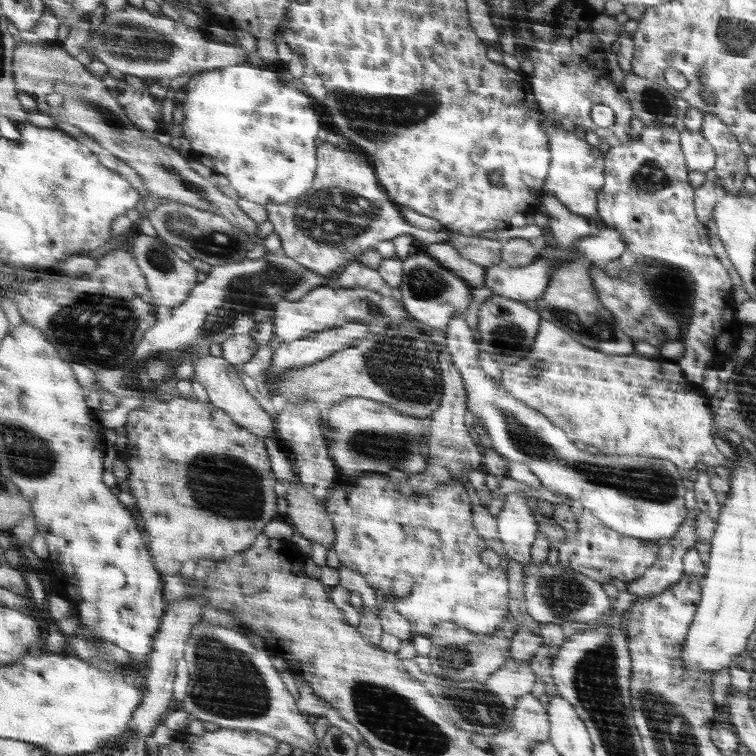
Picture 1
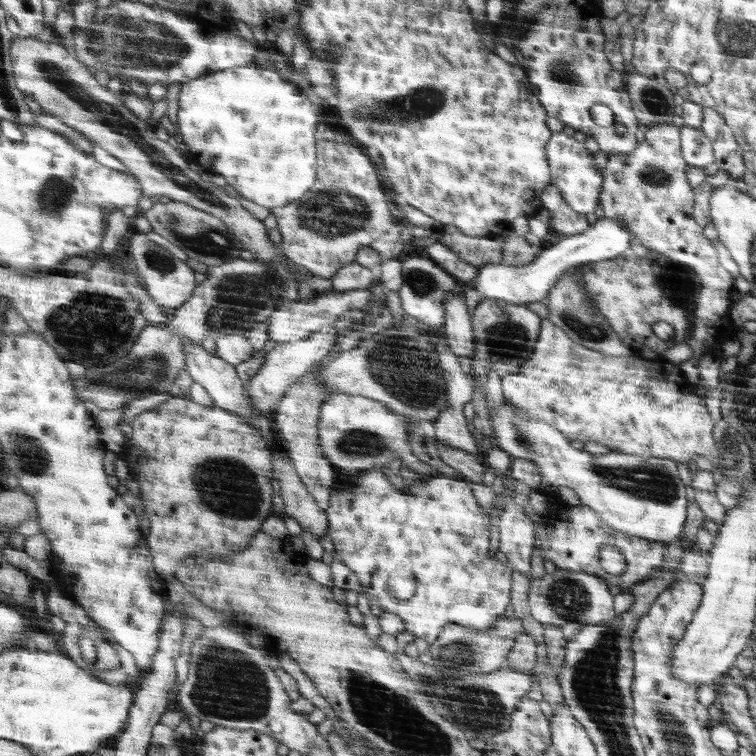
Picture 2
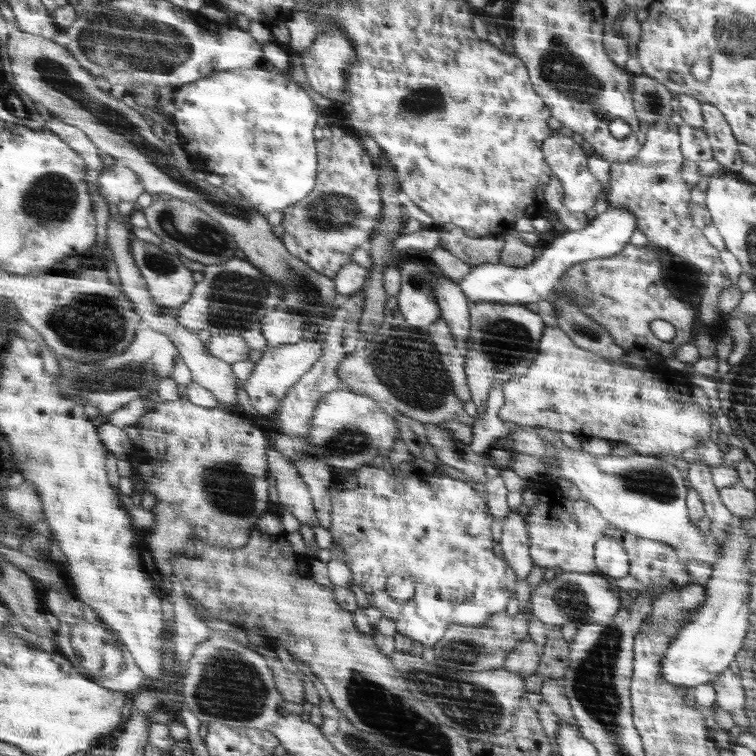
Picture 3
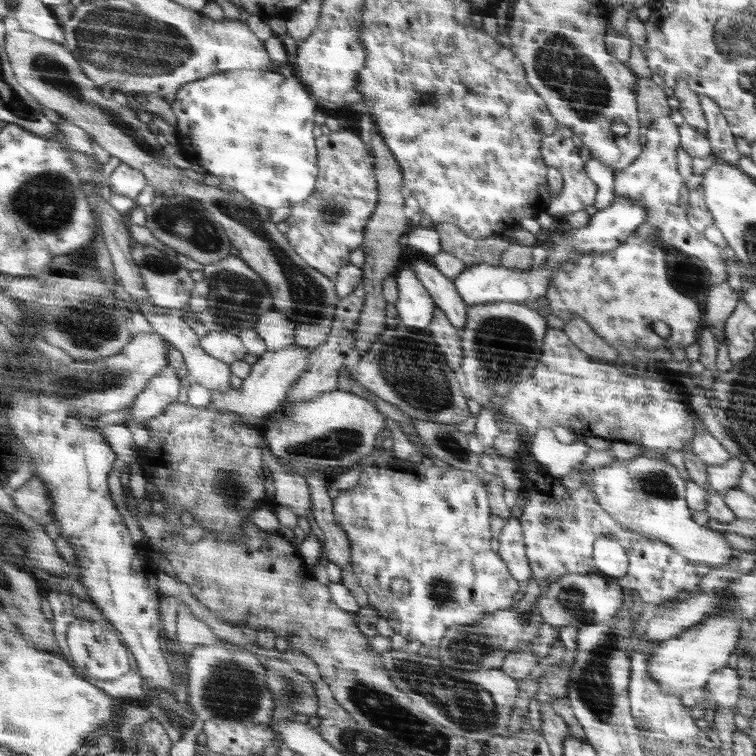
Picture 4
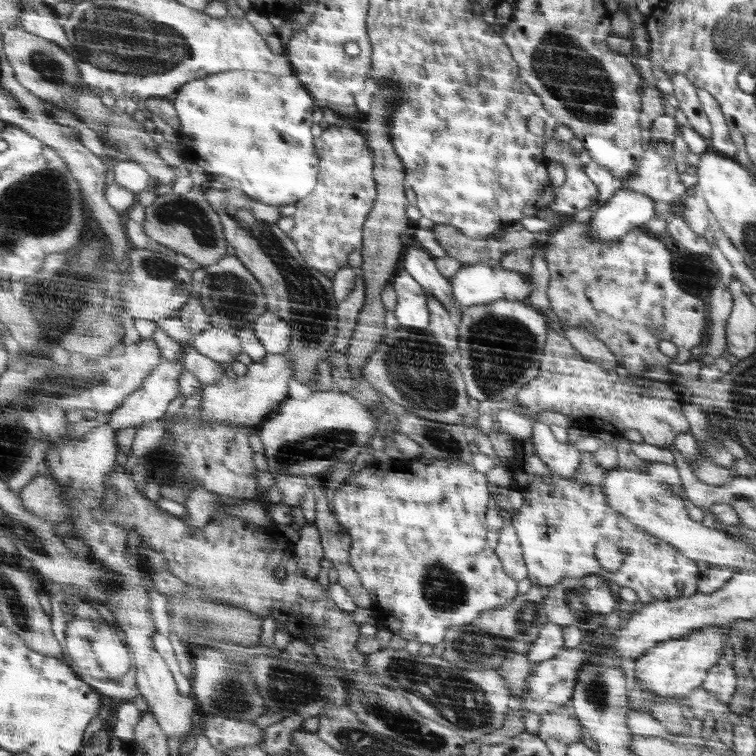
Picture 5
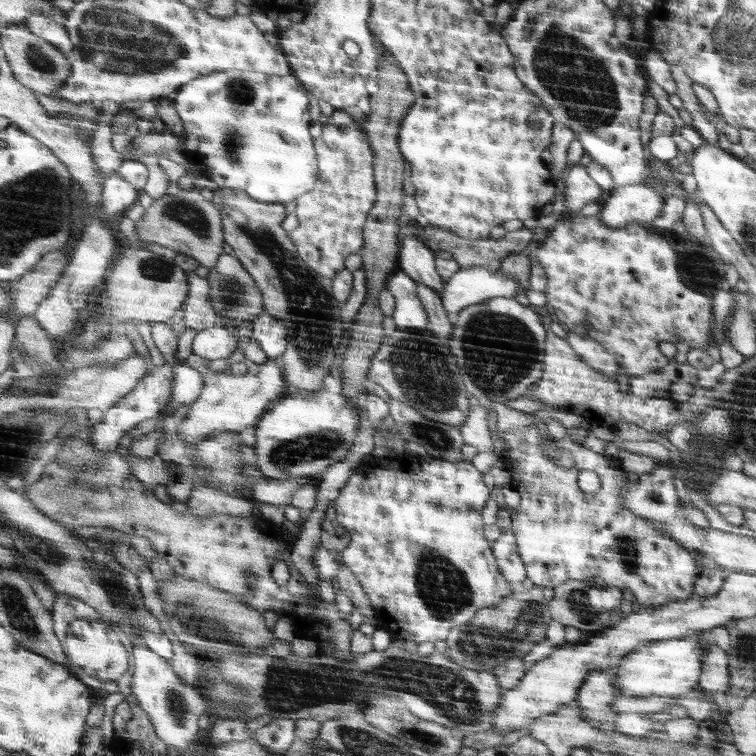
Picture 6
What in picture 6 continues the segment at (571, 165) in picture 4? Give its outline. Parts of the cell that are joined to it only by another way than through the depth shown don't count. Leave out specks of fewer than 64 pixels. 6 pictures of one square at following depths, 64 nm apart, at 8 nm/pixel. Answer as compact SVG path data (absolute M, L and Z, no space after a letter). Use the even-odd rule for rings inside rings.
M572 164L564 183L566 214L578 213L583 206L594 203L598 196L602 196L600 186L586 174L582 165Z

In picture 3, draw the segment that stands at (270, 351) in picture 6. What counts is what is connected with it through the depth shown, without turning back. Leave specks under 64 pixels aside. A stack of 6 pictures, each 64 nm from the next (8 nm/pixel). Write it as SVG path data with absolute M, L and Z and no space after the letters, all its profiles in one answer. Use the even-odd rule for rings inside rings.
M277 308L262 317L258 326L262 336L267 341L267 347L276 348L302 341L303 331L308 323L310 322L308 322L306 317L288 313L282 308Z

